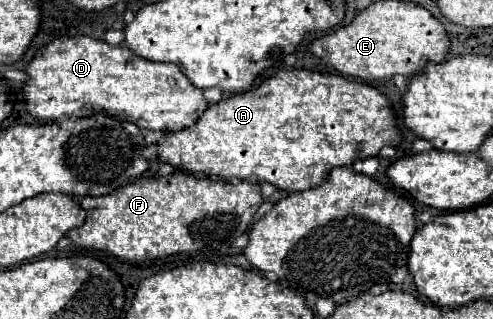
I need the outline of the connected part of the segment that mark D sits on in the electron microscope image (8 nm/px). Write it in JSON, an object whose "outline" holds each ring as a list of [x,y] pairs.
{"outline":[[[88,36],[50,42],[36,52],[26,72],[30,76],[24,84],[26,104],[30,114],[40,120],[82,118],[94,112],[108,112],[146,130],[178,132],[194,126],[208,108],[202,90],[186,78],[178,64],[138,58],[126,46],[110,46],[104,40]]]}

